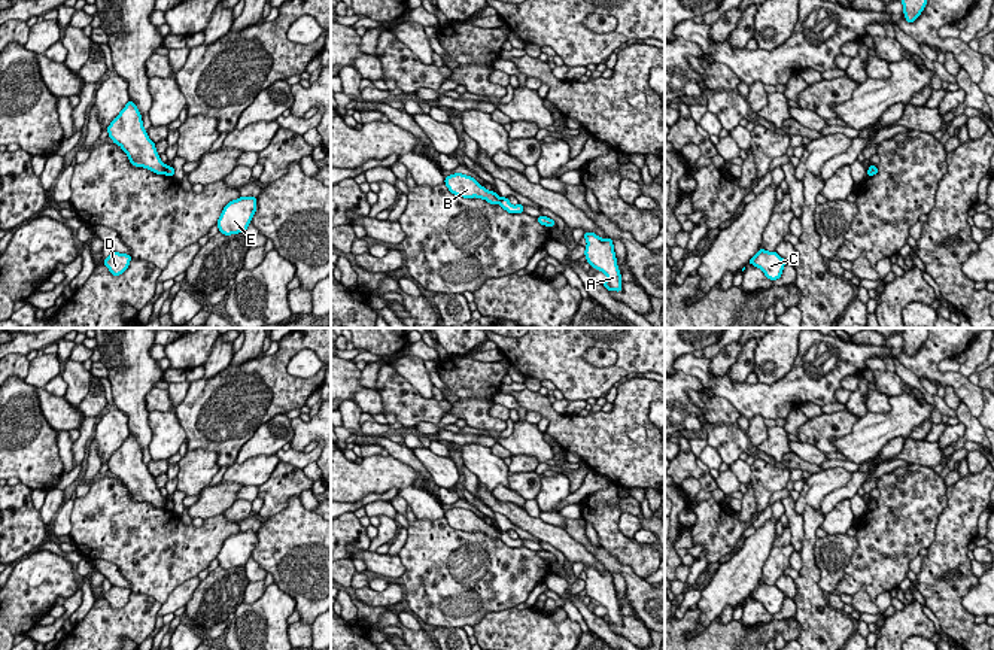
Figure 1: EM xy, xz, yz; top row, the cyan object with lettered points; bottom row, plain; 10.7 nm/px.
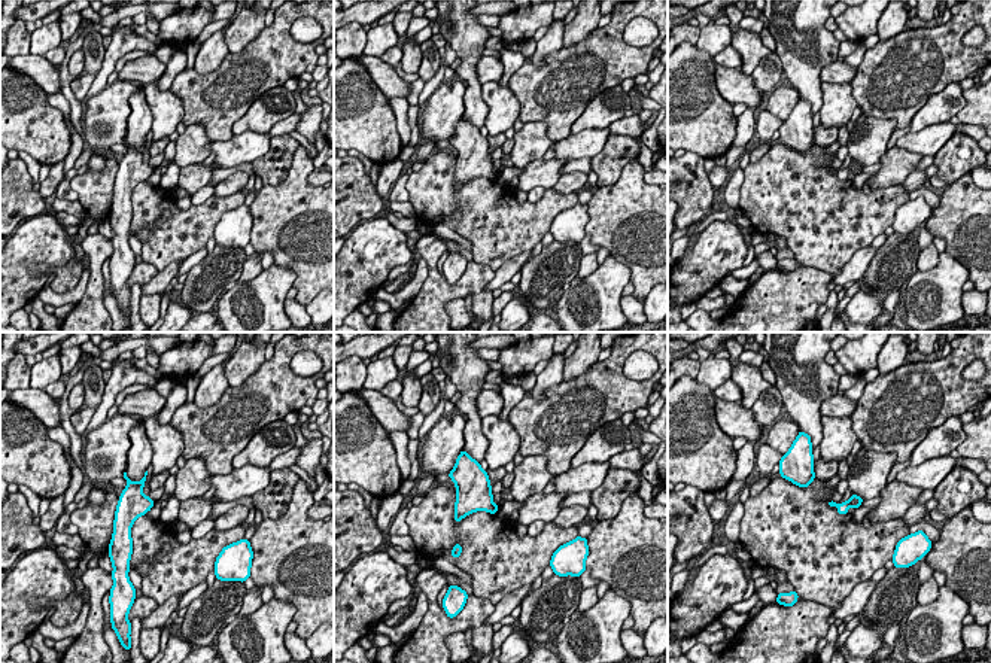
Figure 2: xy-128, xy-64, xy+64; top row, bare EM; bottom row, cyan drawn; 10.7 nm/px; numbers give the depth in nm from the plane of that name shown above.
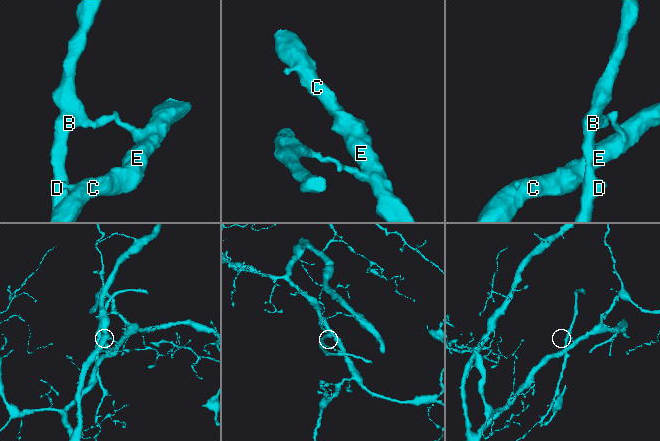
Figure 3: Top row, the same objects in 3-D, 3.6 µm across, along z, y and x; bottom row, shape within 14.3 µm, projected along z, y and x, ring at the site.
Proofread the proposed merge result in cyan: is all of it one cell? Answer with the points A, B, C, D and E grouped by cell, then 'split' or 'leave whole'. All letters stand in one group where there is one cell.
A C E / B D; split

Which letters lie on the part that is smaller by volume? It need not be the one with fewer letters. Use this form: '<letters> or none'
B, D

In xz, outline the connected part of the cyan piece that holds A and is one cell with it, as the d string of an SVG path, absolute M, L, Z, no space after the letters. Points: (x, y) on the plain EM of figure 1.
M584 567L584 572L587 575L587 580L584 581L587 596L590 596L593 602L607 608L604 620L608 625L620 626L623 623L621 608L617 601L612 574L601 572L595 567Z

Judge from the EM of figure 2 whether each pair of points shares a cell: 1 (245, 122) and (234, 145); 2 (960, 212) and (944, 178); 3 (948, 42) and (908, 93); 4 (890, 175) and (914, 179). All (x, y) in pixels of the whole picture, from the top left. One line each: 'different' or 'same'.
1: different
2: different
3: same
4: different

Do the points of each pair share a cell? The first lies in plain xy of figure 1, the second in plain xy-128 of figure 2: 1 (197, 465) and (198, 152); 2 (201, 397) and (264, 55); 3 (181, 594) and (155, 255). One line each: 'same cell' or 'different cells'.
1: same cell
2: same cell
3: different cells

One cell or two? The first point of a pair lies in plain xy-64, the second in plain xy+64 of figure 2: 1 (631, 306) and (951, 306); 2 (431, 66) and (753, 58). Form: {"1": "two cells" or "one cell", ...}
{"1": "two cells", "2": "two cells"}

